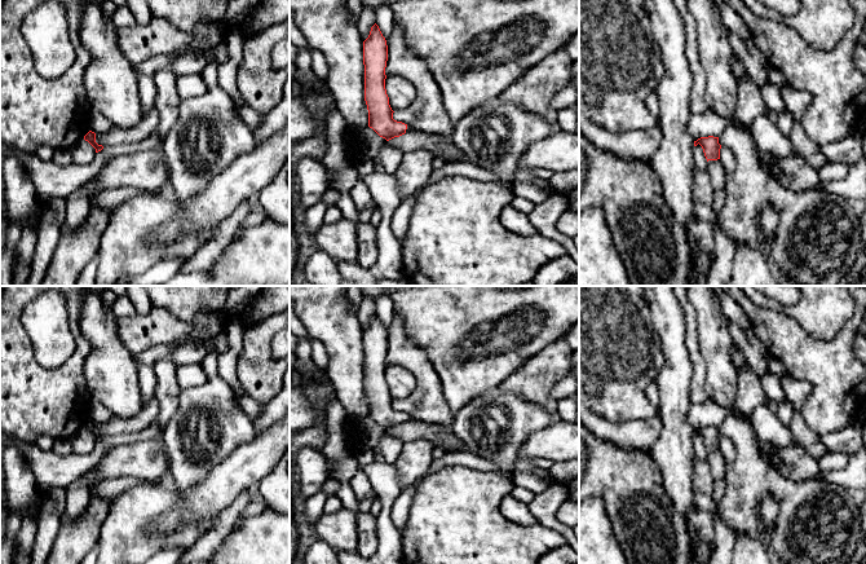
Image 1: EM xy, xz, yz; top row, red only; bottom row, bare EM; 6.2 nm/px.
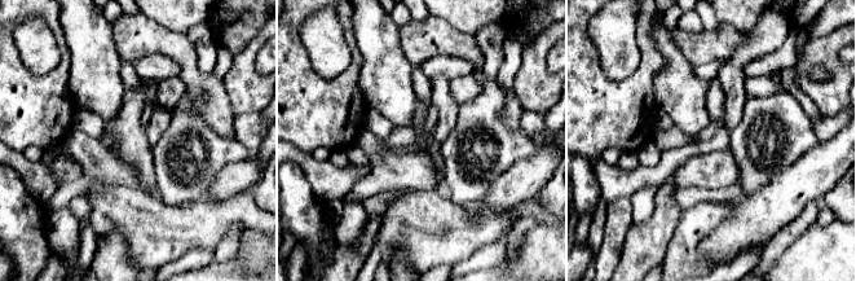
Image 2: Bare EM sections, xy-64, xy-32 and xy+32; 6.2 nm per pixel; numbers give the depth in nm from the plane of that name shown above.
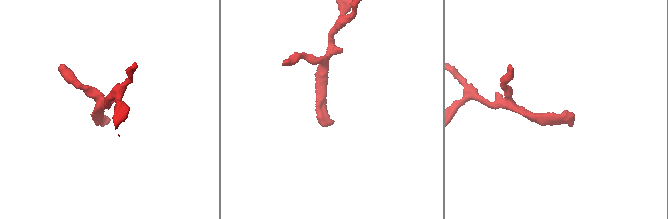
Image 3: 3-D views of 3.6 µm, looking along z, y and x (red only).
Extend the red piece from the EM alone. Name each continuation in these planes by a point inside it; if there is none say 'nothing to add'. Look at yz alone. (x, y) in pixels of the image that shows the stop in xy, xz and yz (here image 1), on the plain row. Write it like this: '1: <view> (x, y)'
1: yz (718, 465)

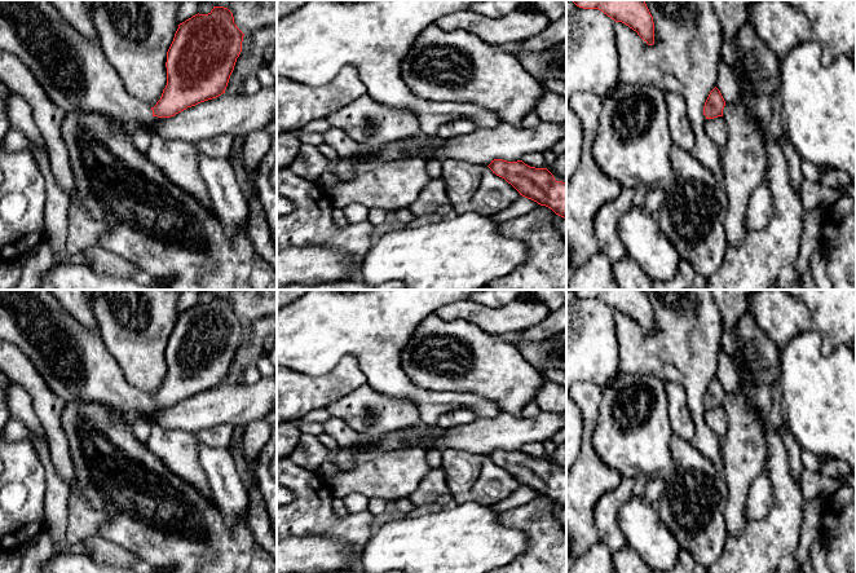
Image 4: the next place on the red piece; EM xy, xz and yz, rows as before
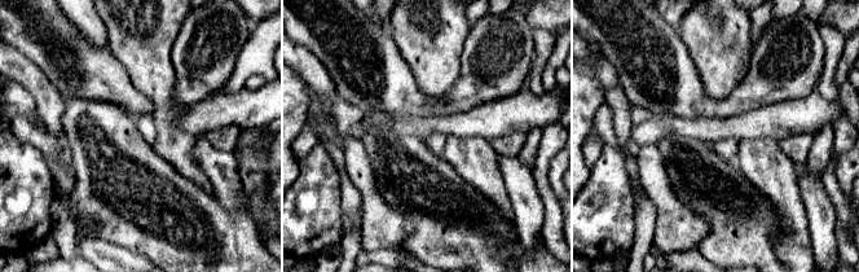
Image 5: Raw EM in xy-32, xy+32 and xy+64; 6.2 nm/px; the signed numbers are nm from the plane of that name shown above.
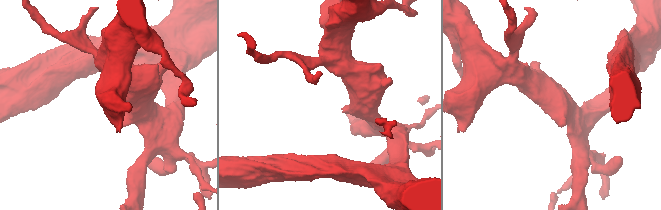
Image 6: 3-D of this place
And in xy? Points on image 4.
1: xy (74, 362)

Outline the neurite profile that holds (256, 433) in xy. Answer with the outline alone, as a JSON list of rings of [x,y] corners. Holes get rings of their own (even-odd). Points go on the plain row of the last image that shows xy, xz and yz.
[[[265,419],[253,420],[244,426],[244,459],[251,462],[259,455],[272,435],[272,426]]]

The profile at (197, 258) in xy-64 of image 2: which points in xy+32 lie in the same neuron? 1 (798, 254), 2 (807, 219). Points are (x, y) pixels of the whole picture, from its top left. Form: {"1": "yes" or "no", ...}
{"1": "no", "2": "yes"}

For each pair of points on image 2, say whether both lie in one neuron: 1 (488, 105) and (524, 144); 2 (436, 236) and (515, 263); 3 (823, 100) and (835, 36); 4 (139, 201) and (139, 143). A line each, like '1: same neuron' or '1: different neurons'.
1: same neuron
2: different neurons
3: same neuron
4: different neurons

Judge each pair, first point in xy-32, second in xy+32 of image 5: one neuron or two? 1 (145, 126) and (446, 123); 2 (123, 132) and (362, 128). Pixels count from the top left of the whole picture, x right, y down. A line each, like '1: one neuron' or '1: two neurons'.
1: two neurons
2: two neurons

